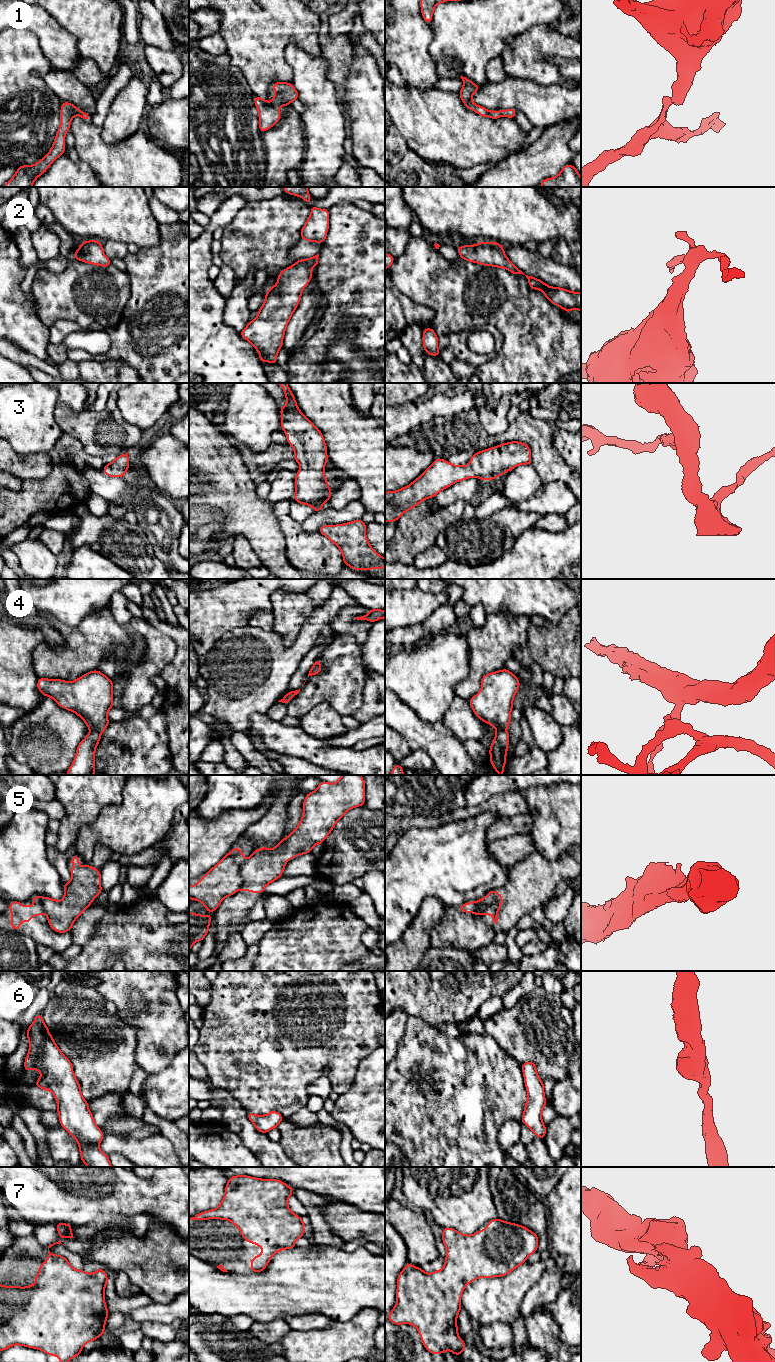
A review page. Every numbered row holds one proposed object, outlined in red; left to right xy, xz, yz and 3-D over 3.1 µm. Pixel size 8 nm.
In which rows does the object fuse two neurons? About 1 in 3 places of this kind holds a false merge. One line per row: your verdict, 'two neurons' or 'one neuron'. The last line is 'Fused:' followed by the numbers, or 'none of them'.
1: one neuron
2: one neuron
3: one neuron
4: two neurons
5: two neurons
6: one neuron
7: one neuron
Fused: 4, 5

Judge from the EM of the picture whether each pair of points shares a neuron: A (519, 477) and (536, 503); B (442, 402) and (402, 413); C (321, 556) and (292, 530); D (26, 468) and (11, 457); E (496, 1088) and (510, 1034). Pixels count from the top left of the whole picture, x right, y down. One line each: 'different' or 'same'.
A: different
B: same
C: same
D: same
E: different

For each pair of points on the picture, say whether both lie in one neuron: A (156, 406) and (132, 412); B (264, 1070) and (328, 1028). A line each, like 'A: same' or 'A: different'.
A: same
B: same

